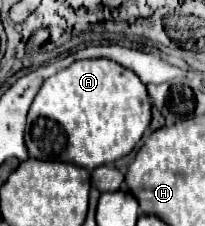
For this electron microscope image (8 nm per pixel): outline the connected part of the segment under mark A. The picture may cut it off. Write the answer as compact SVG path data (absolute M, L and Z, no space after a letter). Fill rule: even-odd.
M82 59L44 81L38 95L34 97L34 103L30 105L24 141L32 159L64 161L94 171L100 165L126 157L148 129L150 119L152 115L146 85L130 69L110 59Z

